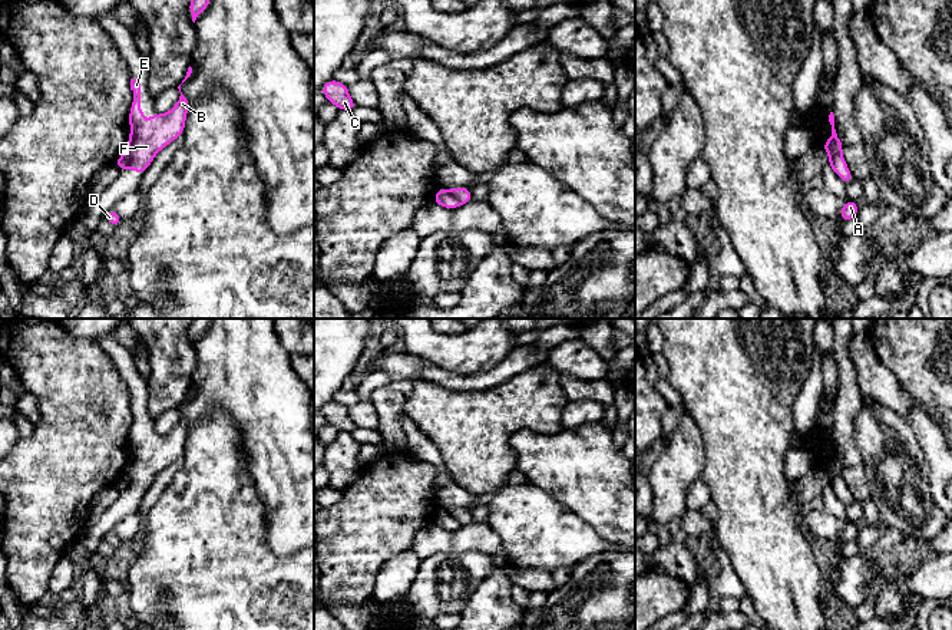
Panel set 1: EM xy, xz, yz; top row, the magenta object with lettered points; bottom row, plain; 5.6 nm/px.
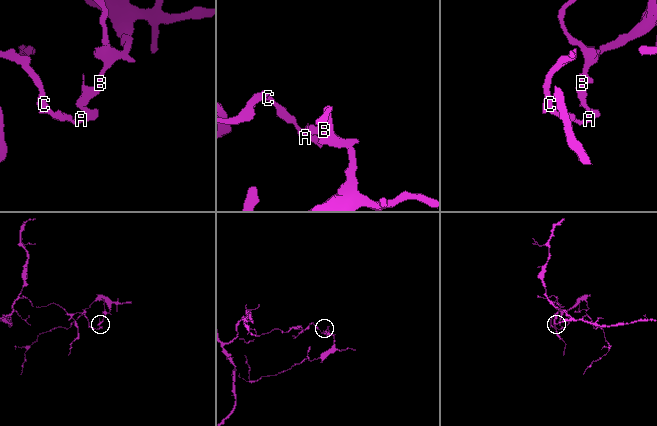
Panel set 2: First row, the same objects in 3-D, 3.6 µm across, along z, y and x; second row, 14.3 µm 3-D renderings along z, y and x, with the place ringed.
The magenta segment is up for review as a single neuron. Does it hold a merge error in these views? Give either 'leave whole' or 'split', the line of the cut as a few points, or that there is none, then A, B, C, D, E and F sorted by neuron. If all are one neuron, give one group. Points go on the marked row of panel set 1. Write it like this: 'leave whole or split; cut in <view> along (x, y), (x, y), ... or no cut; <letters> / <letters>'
split; cut in xy along (125, 152), (129, 158), (129, 167); A C D / B E F

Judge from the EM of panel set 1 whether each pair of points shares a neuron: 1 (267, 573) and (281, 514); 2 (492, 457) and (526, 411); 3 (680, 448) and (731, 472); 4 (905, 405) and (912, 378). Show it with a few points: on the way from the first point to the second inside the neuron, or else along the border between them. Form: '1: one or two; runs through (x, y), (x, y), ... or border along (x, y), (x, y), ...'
1: two; border along (264, 518), (265, 541), (277, 556), (298, 551)
2: one; runs through (492, 442), (492, 435), (512, 415)
3: two; border along (697, 426), (704, 445), (704, 467), (700, 477)
4: two; border along (888, 368), (899, 385), (934, 416)

